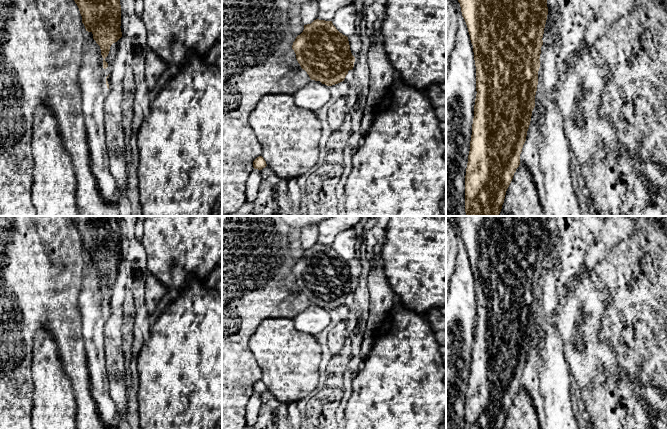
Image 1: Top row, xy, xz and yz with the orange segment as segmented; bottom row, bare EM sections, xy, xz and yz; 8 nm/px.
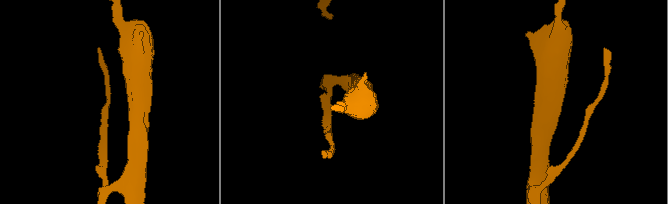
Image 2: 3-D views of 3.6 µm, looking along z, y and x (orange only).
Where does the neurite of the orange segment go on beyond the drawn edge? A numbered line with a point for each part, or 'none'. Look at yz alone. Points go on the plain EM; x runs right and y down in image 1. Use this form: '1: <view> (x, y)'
none

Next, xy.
none

